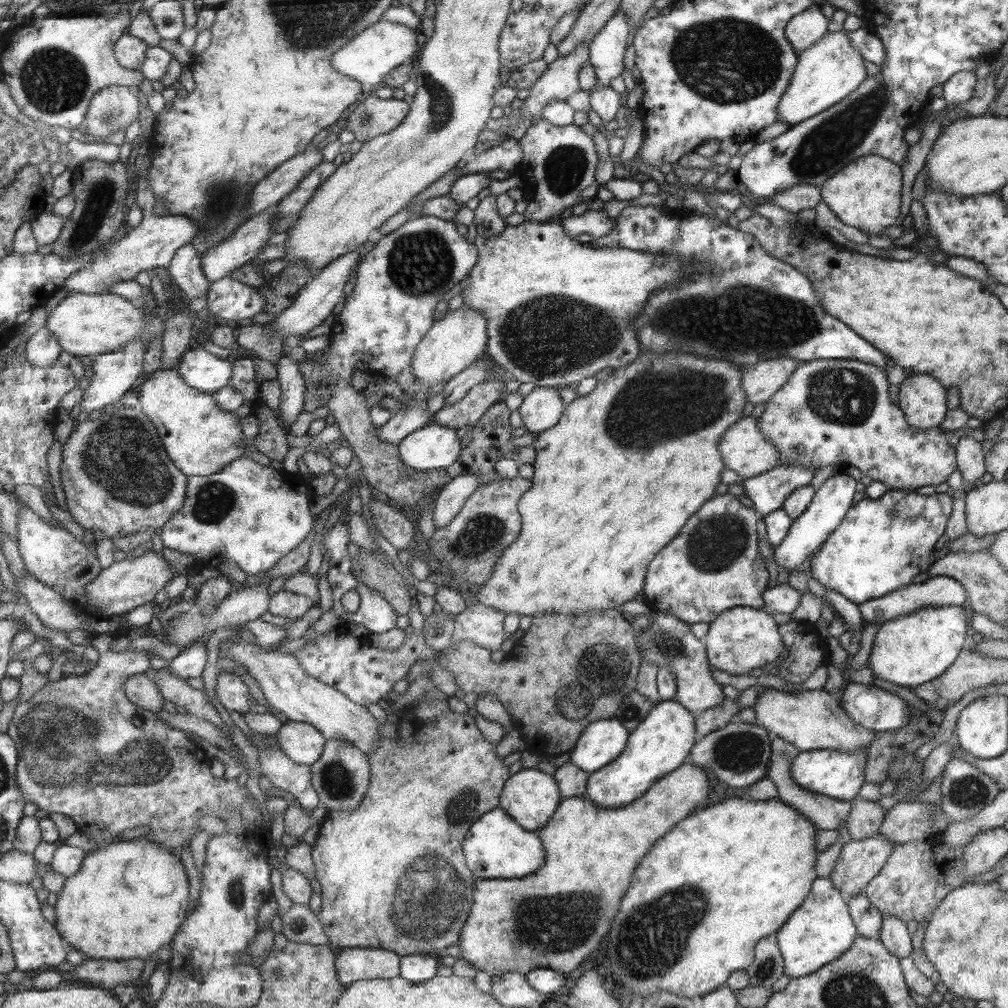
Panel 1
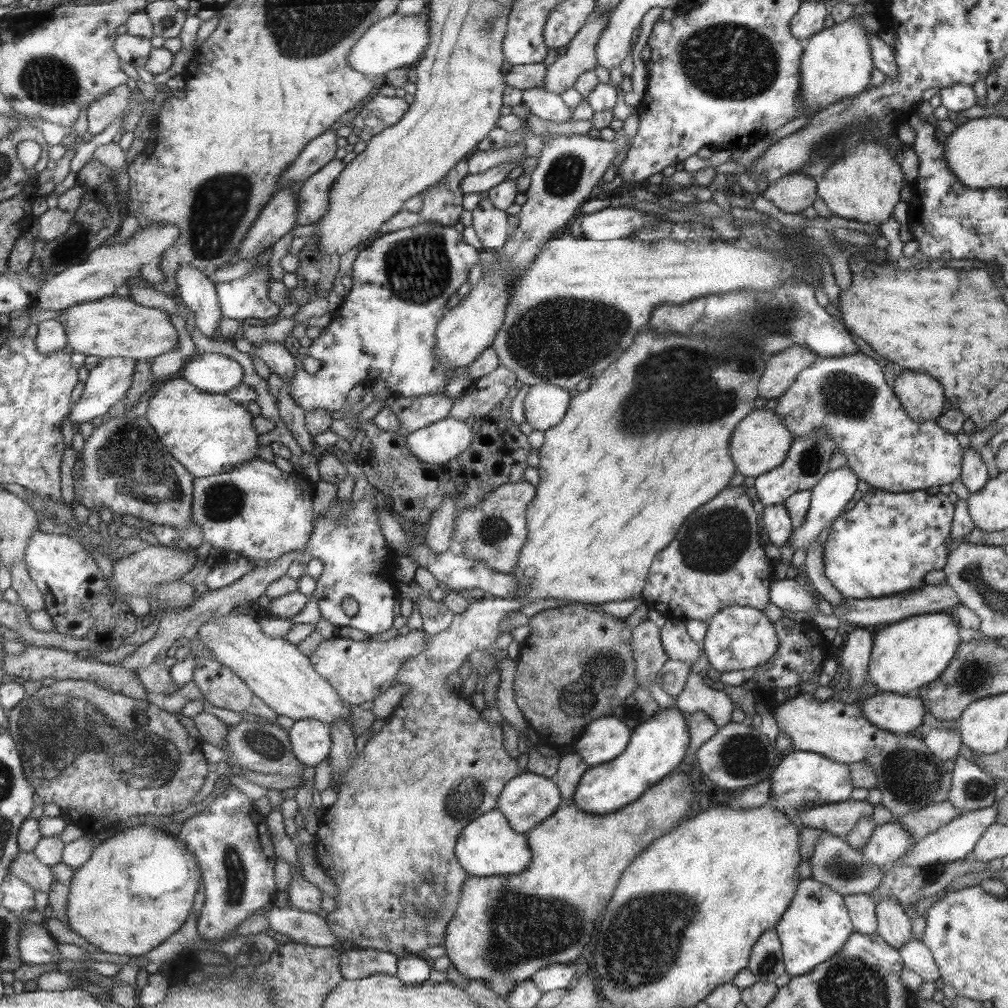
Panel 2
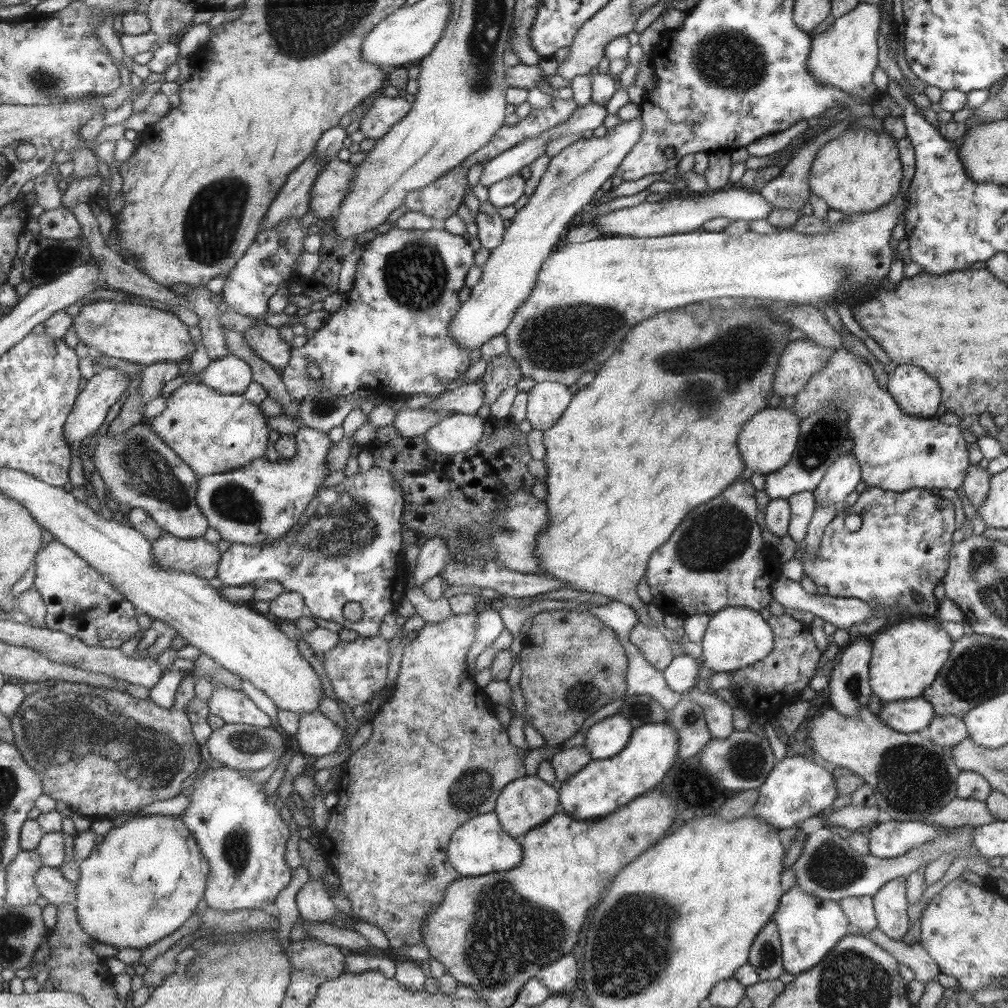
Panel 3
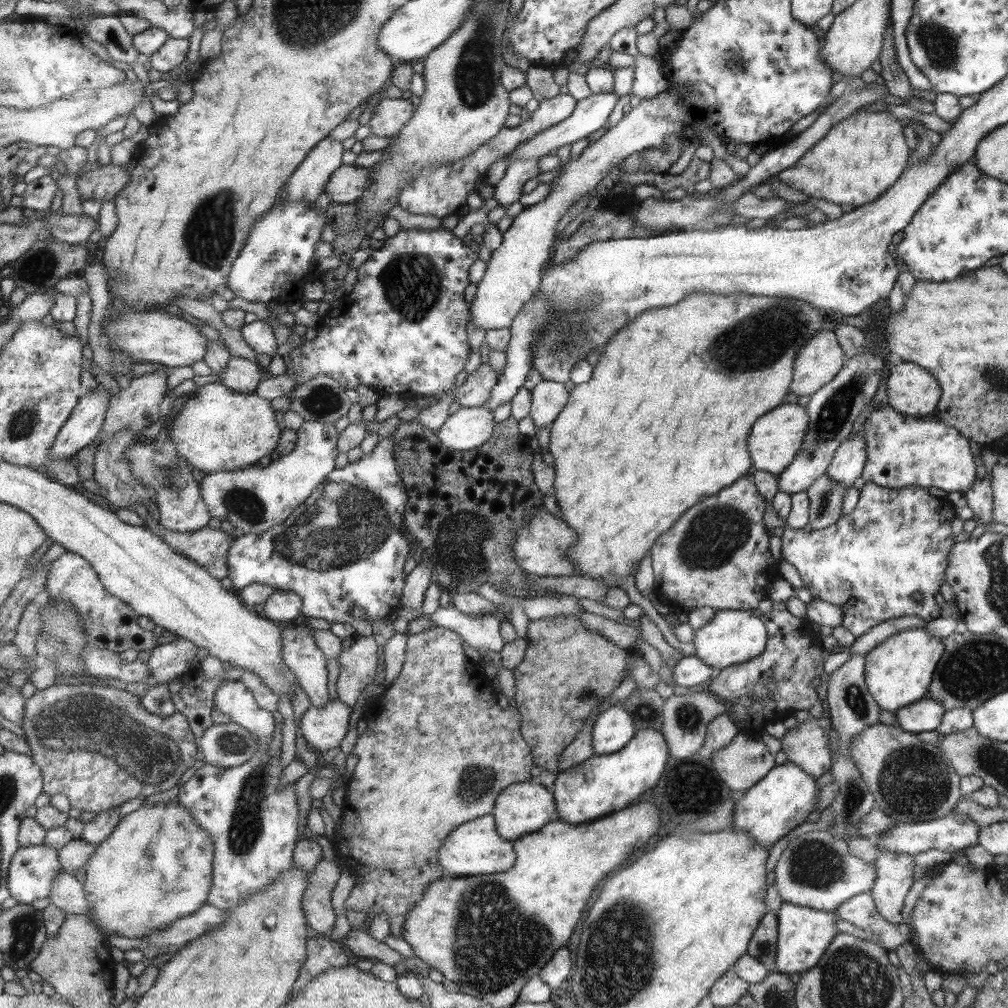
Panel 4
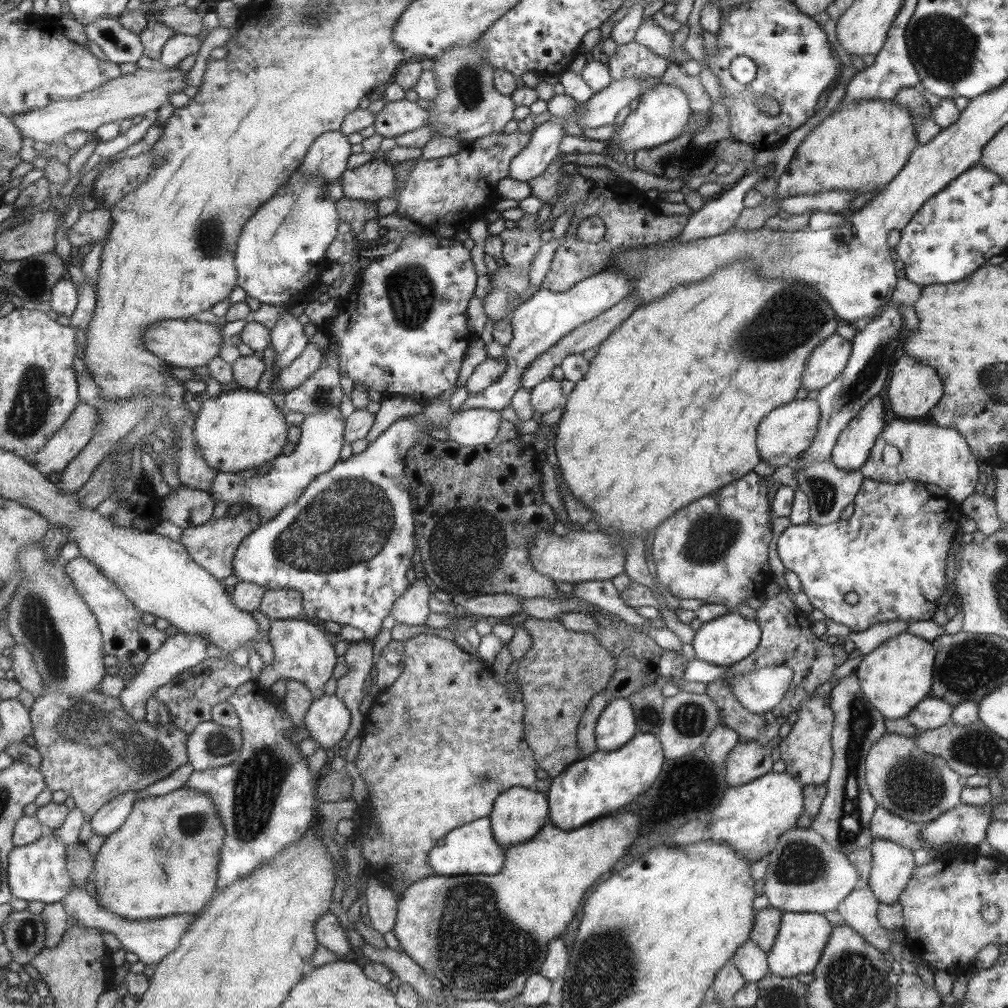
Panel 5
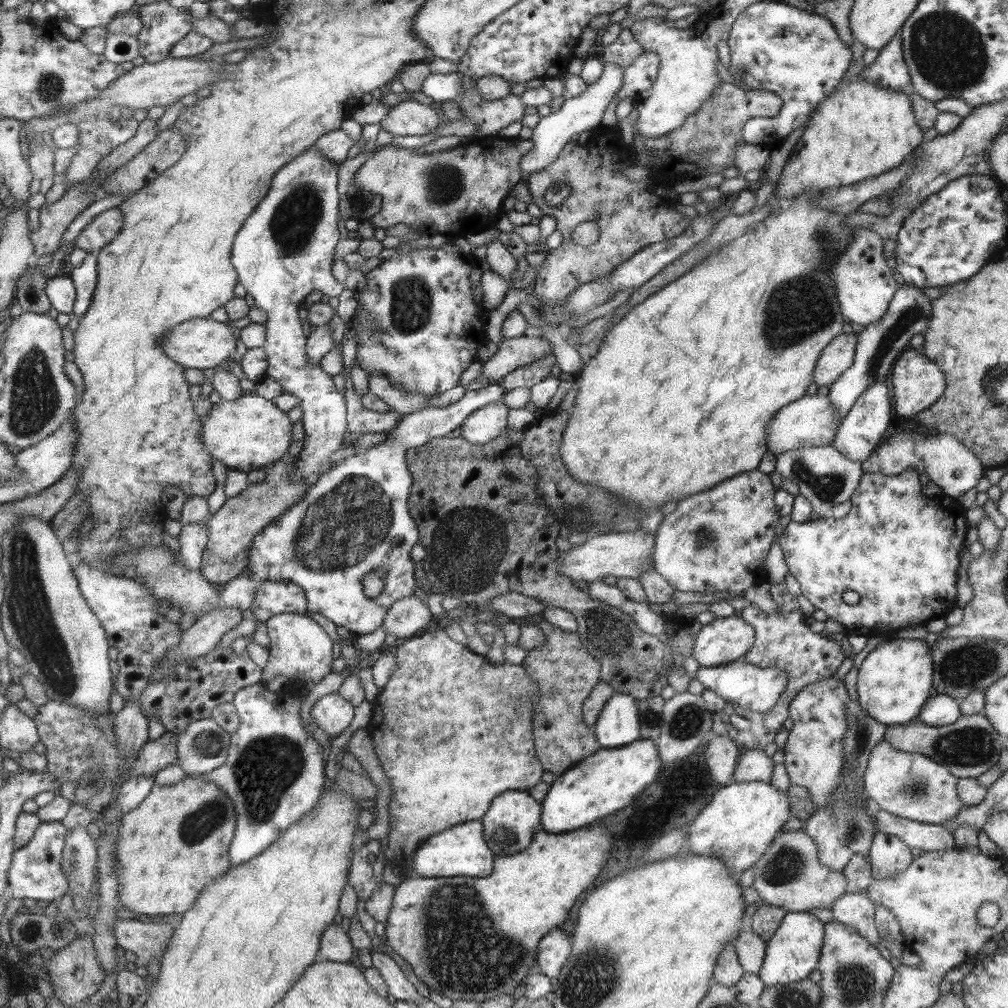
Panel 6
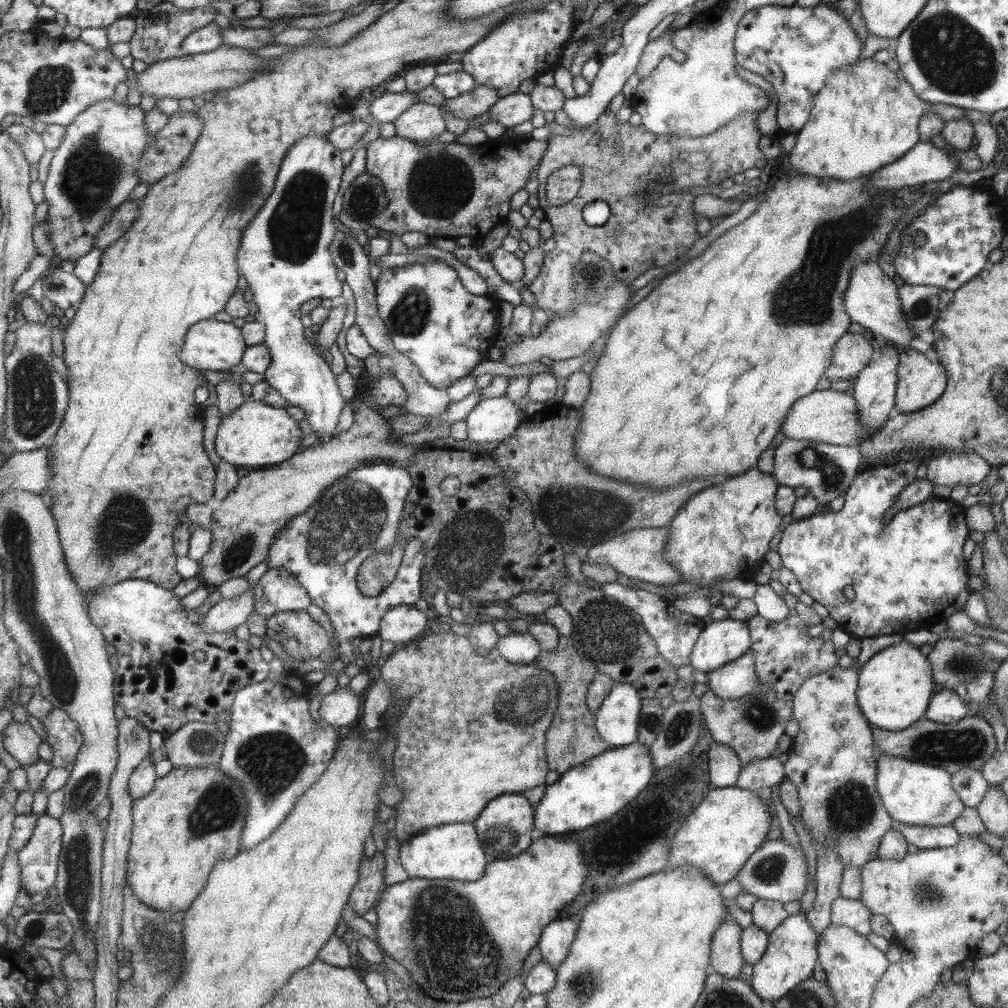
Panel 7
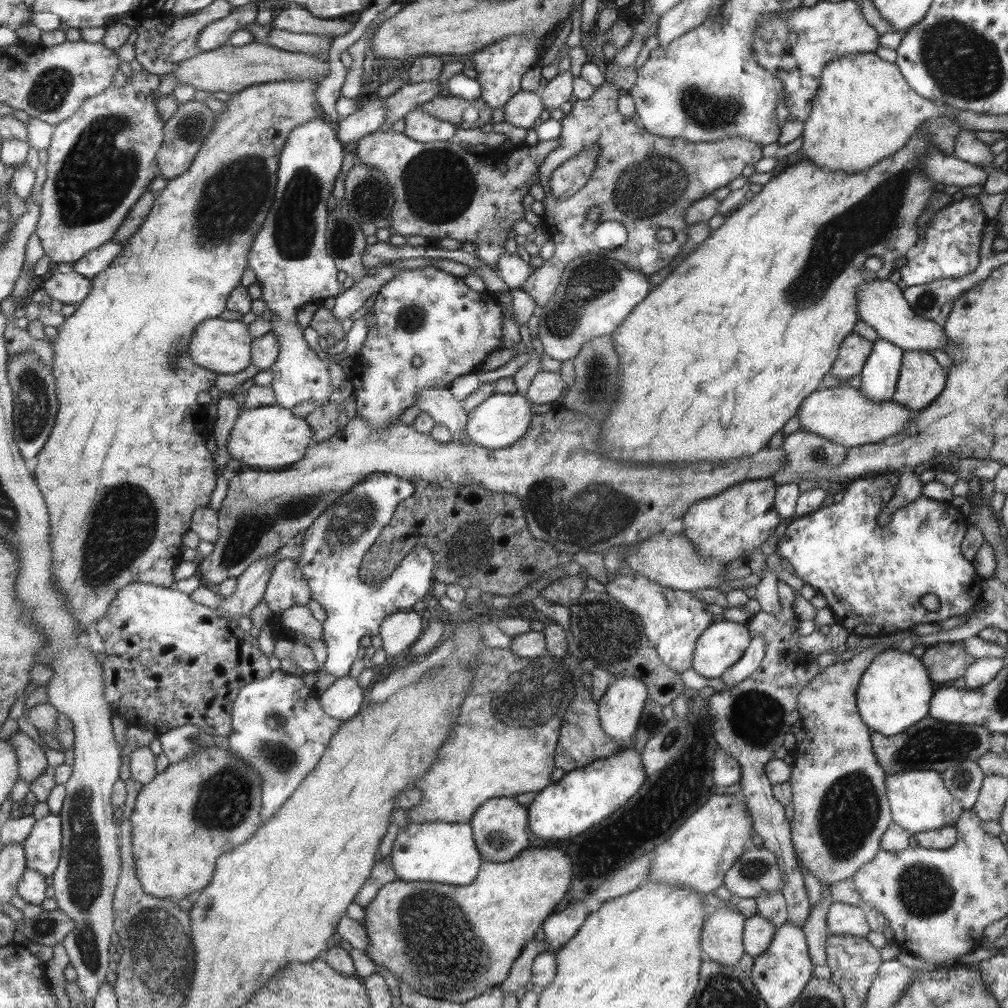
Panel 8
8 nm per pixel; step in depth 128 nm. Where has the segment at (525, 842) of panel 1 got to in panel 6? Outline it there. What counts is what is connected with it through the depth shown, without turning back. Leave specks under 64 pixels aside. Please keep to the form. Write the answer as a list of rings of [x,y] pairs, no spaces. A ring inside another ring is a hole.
[[[481,820],[450,827],[436,836],[430,836],[430,839],[424,845],[420,845],[412,857],[416,872],[424,878],[490,876],[494,866],[494,853],[490,850],[485,836],[485,826],[482,826]]]

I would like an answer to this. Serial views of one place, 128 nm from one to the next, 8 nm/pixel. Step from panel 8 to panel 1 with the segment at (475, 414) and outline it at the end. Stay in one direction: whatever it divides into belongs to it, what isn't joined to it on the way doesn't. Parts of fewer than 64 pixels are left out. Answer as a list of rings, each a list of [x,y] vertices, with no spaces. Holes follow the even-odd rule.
[[[430,423],[398,445],[401,461],[416,470],[440,470],[453,465],[460,454],[454,429]]]

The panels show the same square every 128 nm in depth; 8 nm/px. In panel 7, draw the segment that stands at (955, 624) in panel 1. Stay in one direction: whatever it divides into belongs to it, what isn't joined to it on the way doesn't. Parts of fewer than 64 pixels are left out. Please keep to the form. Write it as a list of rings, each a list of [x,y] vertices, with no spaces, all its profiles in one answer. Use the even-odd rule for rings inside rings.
[[[902,639],[878,651],[859,670],[857,699],[871,726],[897,731],[920,721],[934,694],[933,666],[919,647]]]

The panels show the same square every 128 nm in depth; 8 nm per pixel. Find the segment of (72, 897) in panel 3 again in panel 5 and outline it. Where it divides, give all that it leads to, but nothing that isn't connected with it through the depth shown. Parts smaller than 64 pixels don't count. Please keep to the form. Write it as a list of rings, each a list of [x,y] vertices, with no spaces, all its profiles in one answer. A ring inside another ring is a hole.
[[[78,884],[72,889],[70,894],[66,895],[62,903],[69,916],[78,919],[86,927],[114,933],[120,938],[122,948],[137,954],[145,965],[157,965],[167,954],[174,952],[178,948],[181,936],[186,934],[186,931],[190,929],[190,925],[196,921],[197,916],[182,914],[174,917],[165,917],[164,919],[151,919],[150,921],[126,920],[120,914],[104,908],[99,899],[94,898],[88,890]]]

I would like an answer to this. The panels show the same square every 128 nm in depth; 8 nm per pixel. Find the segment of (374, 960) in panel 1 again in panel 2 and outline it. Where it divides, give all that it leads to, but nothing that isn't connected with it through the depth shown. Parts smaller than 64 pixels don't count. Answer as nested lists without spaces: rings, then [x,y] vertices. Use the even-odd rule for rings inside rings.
[[[354,947],[340,955],[341,973],[345,980],[360,980],[373,974],[394,975],[397,972],[397,955],[390,951]]]

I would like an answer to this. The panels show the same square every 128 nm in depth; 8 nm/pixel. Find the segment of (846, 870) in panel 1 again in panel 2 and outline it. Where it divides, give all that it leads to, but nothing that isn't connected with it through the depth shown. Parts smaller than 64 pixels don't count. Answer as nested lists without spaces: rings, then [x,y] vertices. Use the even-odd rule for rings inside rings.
[[[891,821],[877,826],[859,852],[874,866],[887,866],[902,858],[913,843],[912,835],[900,823]]]

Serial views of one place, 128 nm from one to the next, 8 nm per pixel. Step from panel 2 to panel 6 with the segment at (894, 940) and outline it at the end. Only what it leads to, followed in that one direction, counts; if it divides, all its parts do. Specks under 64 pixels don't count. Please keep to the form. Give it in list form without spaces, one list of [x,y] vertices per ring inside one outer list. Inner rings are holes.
[[[876,832],[869,856],[873,878],[887,880],[906,870],[912,864],[912,860],[911,849],[902,840],[889,834]]]

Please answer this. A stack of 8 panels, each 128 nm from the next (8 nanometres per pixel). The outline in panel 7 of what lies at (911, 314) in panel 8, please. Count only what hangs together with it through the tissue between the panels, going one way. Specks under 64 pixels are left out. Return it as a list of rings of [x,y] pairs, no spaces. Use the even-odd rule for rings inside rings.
[[[876,261],[857,262],[853,266],[845,294],[845,310],[853,322],[862,325],[873,335],[890,340],[890,344],[899,349],[908,348],[916,338],[916,333],[902,317],[902,298],[898,296],[898,286],[882,272]]]

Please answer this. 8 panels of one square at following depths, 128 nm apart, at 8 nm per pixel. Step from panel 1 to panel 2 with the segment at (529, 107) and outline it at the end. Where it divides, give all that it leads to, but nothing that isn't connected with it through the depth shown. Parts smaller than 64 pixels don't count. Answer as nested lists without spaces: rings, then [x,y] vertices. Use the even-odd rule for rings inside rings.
[[[594,12],[586,24],[579,30],[577,36],[567,45],[565,54],[557,55],[557,59],[547,66],[543,87],[548,92],[562,95],[572,88],[577,78],[588,69],[597,65],[596,46],[603,30],[607,27],[607,14]]]

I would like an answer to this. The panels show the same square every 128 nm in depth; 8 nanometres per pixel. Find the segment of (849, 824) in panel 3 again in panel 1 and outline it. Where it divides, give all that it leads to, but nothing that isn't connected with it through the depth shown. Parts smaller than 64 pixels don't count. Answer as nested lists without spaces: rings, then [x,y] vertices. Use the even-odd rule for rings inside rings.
[[[773,736],[772,761],[769,766],[768,779],[774,783],[779,793],[778,797],[780,797],[781,802],[786,803],[786,806],[798,810],[802,816],[806,816],[814,824],[814,827],[818,827],[820,830],[836,830],[843,822],[848,820],[848,814],[852,810],[852,802],[834,800],[834,798],[822,796],[798,786],[790,772],[794,759],[800,753],[801,750],[798,750],[793,744],[782,740],[779,736]]]

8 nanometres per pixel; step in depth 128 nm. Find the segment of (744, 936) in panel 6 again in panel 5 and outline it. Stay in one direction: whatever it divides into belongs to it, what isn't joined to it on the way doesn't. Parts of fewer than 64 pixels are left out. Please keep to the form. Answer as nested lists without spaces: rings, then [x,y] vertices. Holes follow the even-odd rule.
[[[748,940],[737,950],[732,962],[748,982],[758,982],[770,974],[767,953]]]

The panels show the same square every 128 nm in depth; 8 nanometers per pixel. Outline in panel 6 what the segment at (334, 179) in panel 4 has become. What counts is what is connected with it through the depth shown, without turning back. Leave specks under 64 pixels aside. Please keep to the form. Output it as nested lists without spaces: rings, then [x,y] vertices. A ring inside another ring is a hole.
[[[519,137],[510,140],[492,140],[492,148],[486,148],[486,166],[482,162],[482,153],[477,149],[476,156],[470,156],[471,149],[468,147],[454,147],[450,150],[441,149],[440,152],[430,154],[418,154],[412,148],[400,148],[392,143],[375,149],[374,154],[361,165],[352,179],[360,190],[379,194],[382,197],[382,206],[378,214],[372,218],[374,228],[386,230],[395,224],[407,224],[412,226],[421,235],[442,234],[450,244],[455,243],[459,237],[467,234],[478,234],[490,228],[496,228],[496,224],[502,214],[502,202],[506,192],[514,185],[523,180],[521,171],[521,158],[533,149],[531,139]]]

